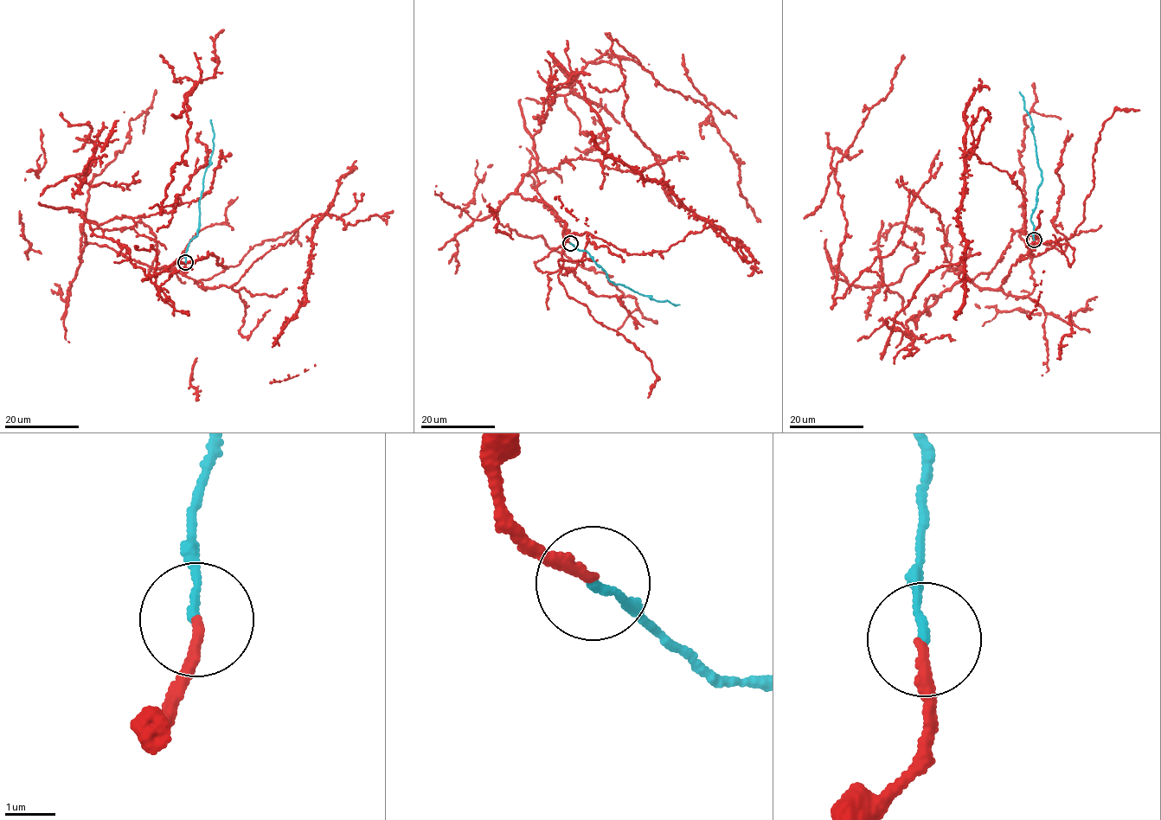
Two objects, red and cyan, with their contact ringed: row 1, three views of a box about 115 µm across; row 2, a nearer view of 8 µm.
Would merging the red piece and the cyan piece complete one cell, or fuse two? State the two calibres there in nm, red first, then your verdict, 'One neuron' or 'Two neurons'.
Thickness 190 nm (red) against 170 nm. Two neurons

